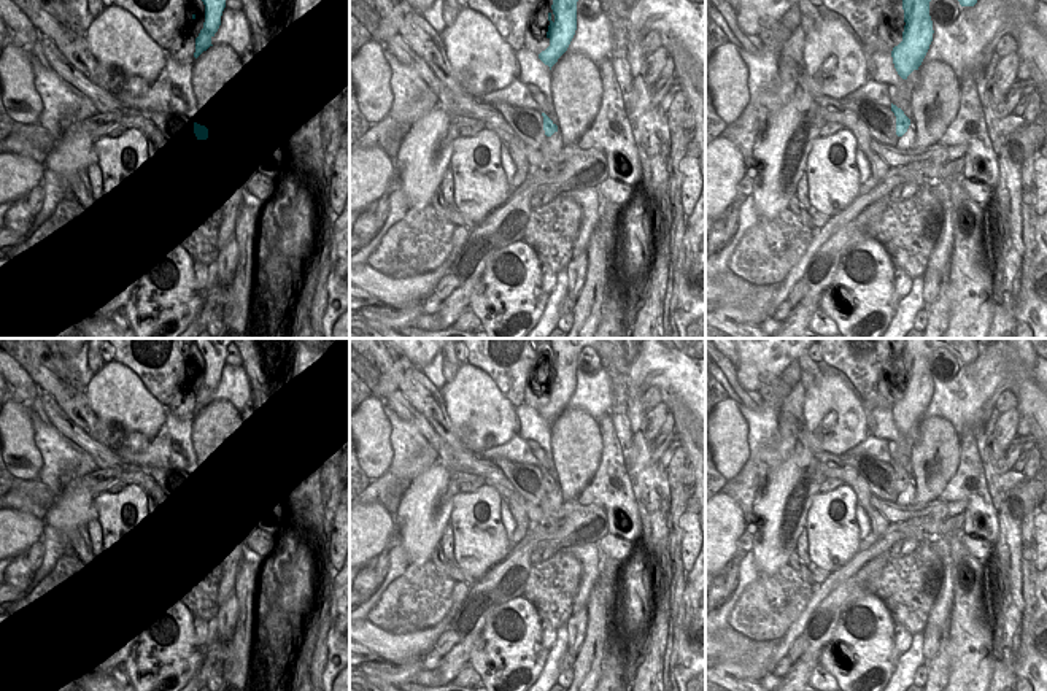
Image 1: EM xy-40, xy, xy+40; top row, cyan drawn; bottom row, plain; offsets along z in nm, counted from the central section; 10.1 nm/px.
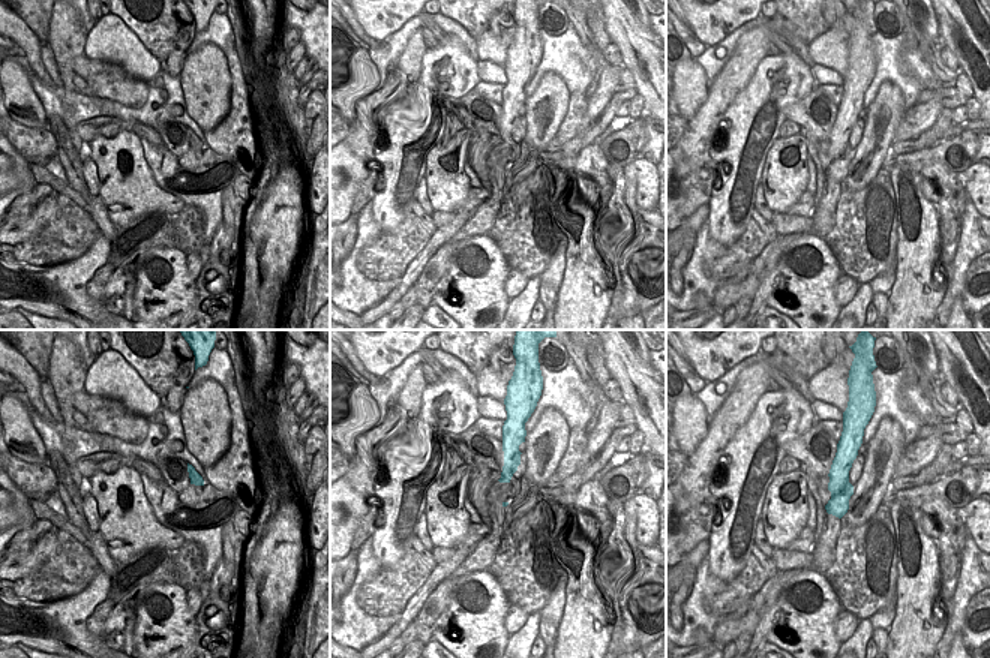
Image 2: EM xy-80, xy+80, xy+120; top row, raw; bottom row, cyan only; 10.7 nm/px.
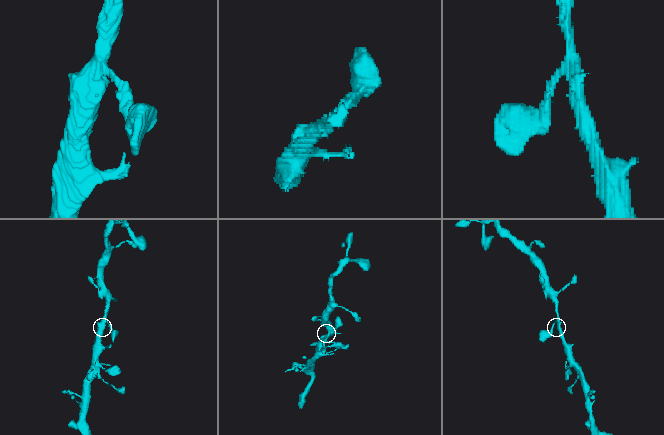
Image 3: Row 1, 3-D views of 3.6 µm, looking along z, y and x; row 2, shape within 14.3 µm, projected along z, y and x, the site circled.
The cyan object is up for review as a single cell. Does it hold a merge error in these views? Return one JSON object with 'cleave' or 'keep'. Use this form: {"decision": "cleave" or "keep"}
{"decision": "keep"}

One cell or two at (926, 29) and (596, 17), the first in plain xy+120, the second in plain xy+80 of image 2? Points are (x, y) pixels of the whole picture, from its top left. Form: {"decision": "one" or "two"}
{"decision": "two"}

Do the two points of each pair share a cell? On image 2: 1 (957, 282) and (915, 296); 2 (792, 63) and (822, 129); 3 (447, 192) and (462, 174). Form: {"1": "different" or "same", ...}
{"1": "different", "2": "different", "3": "same"}

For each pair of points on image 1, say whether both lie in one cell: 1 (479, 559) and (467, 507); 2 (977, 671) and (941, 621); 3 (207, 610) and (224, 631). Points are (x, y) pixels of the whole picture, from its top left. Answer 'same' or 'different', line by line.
1: same
2: different
3: different

